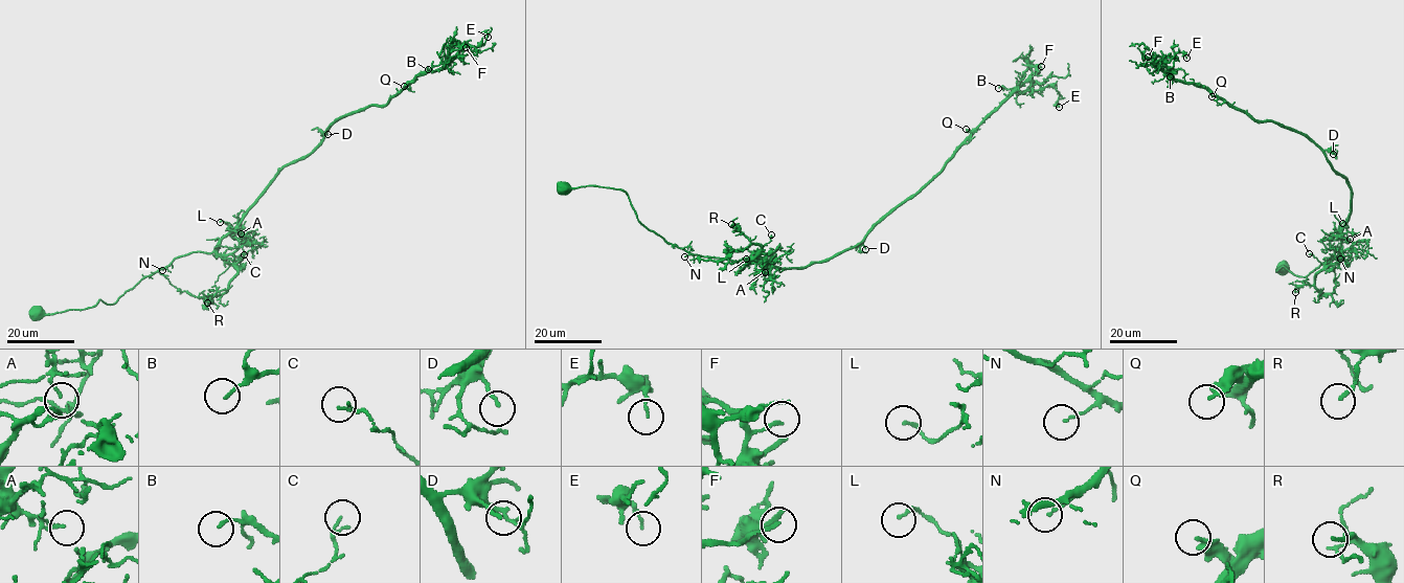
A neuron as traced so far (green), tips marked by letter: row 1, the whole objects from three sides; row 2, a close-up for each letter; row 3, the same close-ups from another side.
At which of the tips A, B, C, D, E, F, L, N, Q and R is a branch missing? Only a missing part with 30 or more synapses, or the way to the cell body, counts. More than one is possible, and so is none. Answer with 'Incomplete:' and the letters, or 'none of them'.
Incomplete: F

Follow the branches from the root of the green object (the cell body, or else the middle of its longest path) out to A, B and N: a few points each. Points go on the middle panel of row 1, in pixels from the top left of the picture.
A: (565, 188), (620, 188), (628, 195), (638, 221), (667, 242), (695, 254), (760, 260), (765, 272)
B: (565, 188), (620, 188), (638, 221), (693, 254), (811, 265), (855, 246), (915, 196), (1013, 90), (998, 88)
N: (565, 188), (593, 185), (620, 188), (628, 195), (638, 221), (667, 242), (684, 249), (688, 253), (684, 256)

